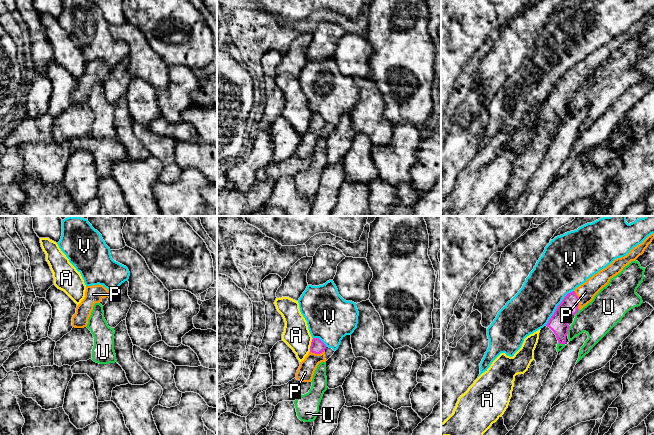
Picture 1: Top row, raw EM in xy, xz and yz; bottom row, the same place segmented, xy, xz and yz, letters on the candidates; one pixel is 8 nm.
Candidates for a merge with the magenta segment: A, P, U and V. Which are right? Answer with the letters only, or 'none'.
P

